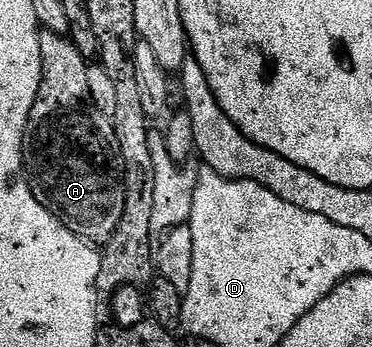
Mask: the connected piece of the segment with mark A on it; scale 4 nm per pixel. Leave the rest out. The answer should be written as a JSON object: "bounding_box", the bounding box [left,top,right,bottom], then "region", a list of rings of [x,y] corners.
{"bounding_box":[24,30,126,245],"region":[[[43,30],[38,36],[40,49],[42,50],[42,87],[38,90],[38,96],[34,99],[34,107],[30,111],[30,119],[26,122],[26,138],[24,140],[24,167],[28,172],[28,182],[34,189],[34,194],[38,200],[45,205],[61,223],[72,233],[76,233],[81,239],[85,239],[91,245],[103,245],[111,241],[117,233],[117,227],[124,217],[126,201],[126,177],[124,174],[124,162],[119,146],[118,132],[113,118],[110,119],[98,108],[98,103],[94,100],[95,88],[90,84],[90,67],[86,59],[82,56],[82,51],[65,34],[58,34],[50,30]]]}

